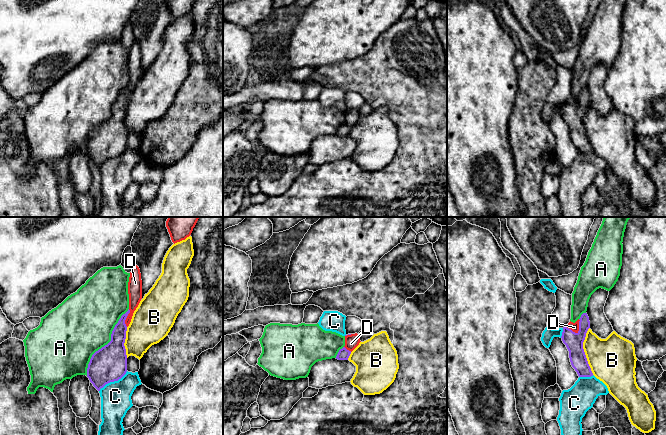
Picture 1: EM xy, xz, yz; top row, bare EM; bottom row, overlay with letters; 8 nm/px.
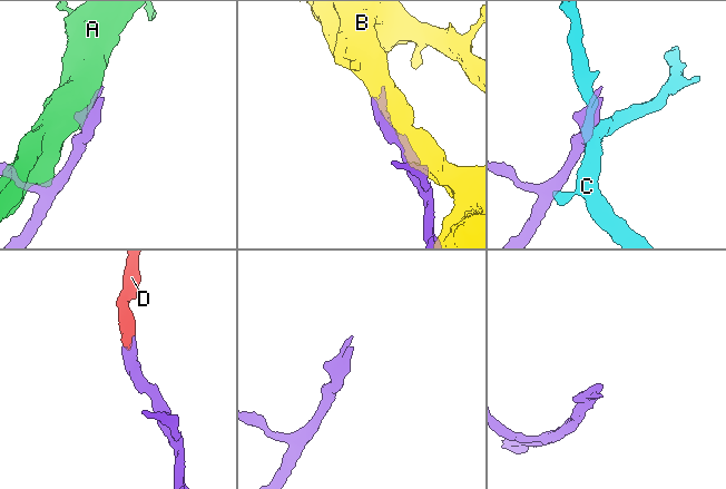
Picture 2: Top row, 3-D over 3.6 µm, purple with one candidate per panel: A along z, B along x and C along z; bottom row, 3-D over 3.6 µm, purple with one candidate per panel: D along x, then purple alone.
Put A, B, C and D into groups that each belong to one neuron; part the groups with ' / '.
A / B / C / D

